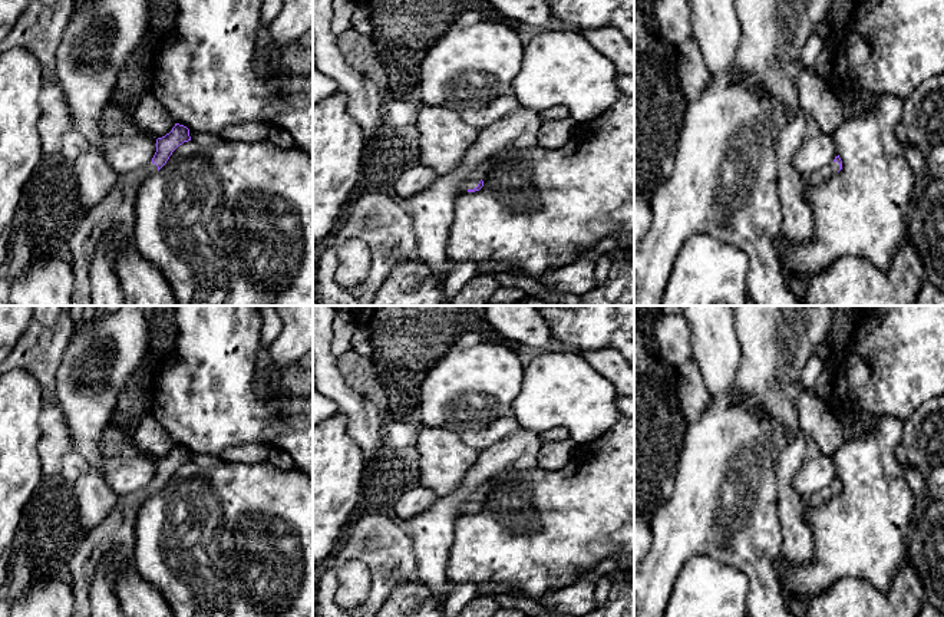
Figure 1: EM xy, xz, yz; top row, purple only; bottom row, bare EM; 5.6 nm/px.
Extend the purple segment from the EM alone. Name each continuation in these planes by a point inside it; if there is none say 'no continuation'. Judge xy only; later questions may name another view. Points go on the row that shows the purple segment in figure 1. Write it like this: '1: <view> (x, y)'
1: xy (116, 211)

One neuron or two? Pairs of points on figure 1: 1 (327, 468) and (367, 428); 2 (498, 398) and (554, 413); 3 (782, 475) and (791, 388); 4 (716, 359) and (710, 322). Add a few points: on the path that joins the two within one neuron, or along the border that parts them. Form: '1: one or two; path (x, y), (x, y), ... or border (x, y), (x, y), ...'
1: two; border (339, 411), (346, 418), (347, 432), (365, 458)
2: two; border (524, 370), (520, 392), (512, 402), (518, 425)
3: two; border (799, 428), (775, 462), (776, 479)
4: one; path (716, 350), (713, 330)

